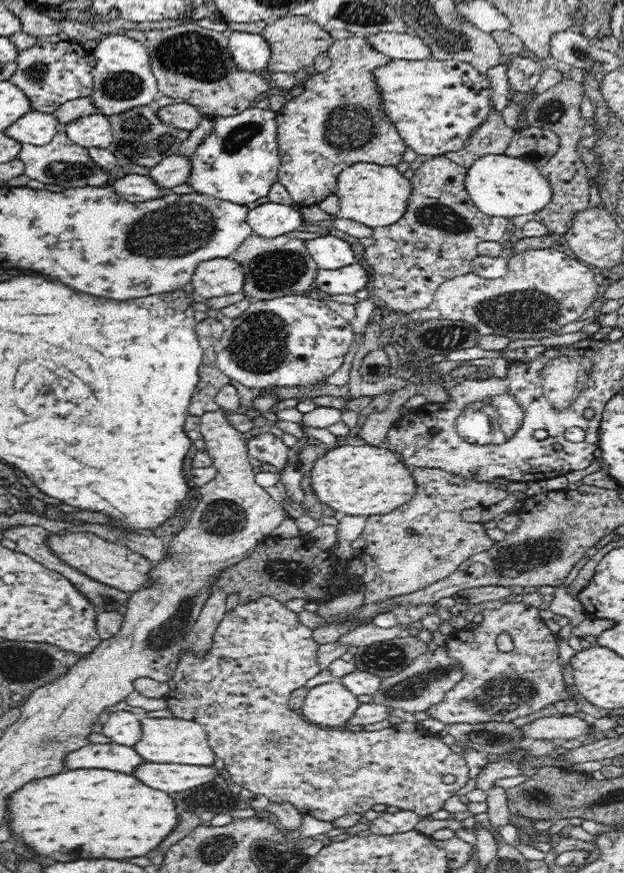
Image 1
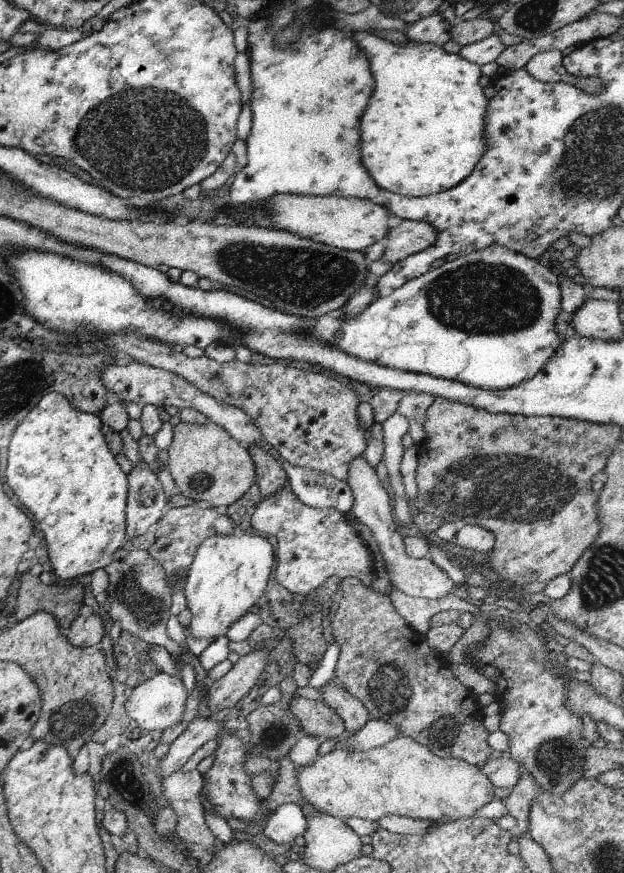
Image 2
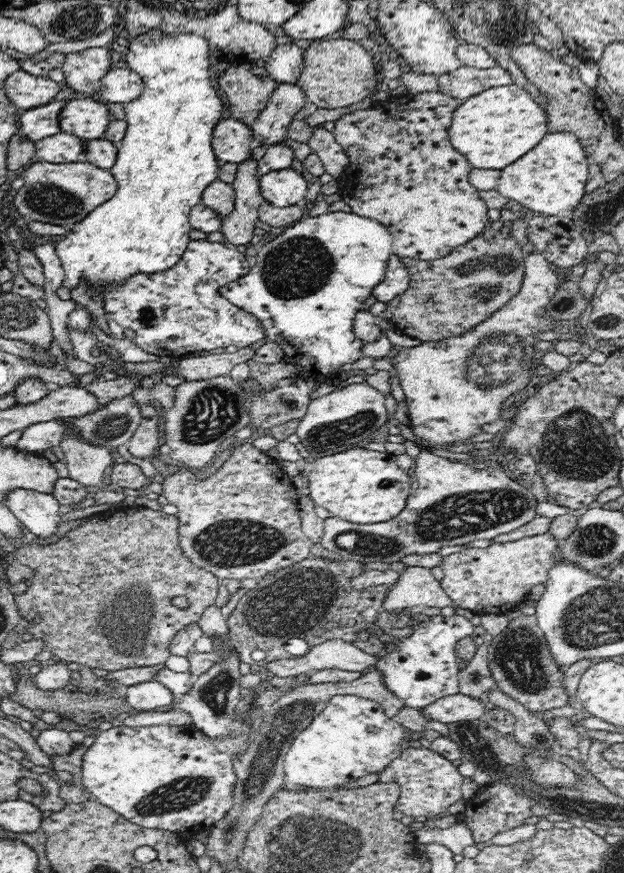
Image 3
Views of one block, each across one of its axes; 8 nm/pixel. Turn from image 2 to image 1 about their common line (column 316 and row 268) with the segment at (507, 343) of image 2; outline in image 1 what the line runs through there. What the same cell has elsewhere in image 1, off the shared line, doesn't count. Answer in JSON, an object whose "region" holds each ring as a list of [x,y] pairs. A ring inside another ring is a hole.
{"region":[[[322,234],[305,242],[308,253],[318,270],[336,270],[354,264],[354,251],[350,244],[336,236]]]}

